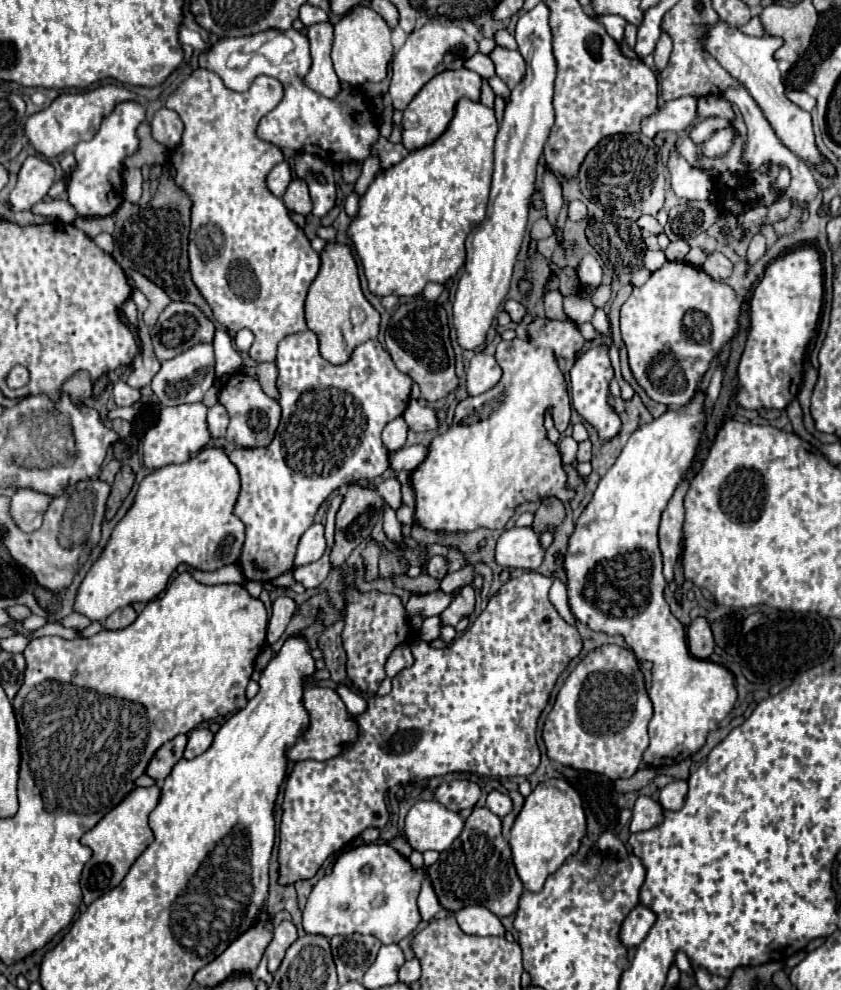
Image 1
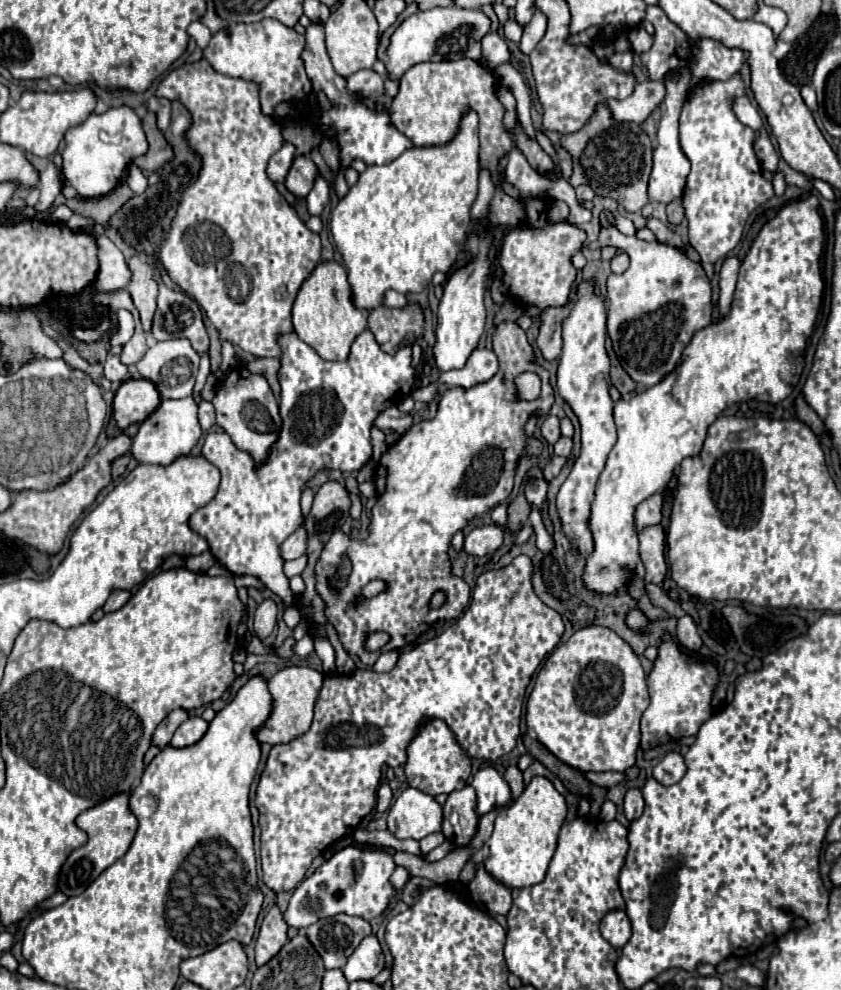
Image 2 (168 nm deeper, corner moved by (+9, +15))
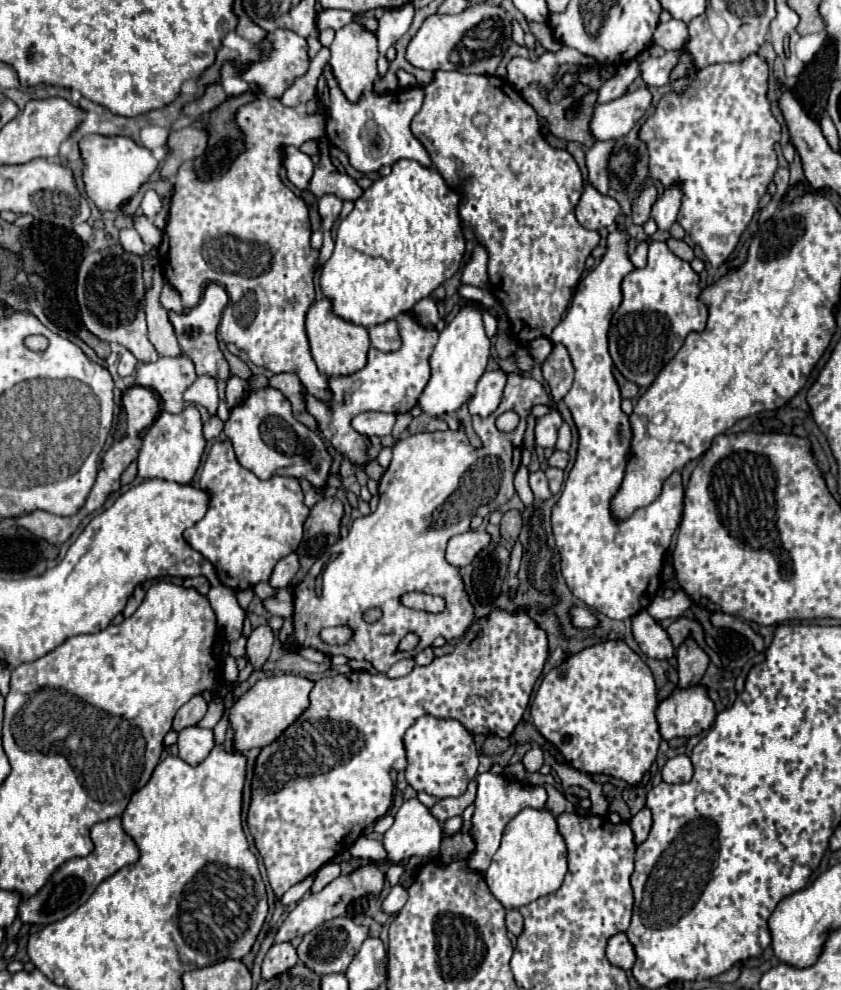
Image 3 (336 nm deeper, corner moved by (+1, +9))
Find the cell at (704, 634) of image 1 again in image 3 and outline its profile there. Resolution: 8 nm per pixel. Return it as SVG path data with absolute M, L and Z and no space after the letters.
M686 637L686 641L678 647L678 687L692 687L700 683L702 675L708 669L708 663L710 661L704 649L692 637Z

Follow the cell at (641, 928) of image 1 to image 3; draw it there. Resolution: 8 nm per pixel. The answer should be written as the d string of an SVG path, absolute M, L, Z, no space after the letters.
M618 933L618 935L612 935L608 939L608 947L606 947L606 957L610 963L622 967L622 969L632 969L634 965L634 959L636 959L636 953L634 953L634 947L632 943L628 941L626 933Z

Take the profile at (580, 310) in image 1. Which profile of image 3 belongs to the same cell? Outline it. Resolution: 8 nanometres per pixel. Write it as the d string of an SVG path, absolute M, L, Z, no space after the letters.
M434 71L434 79L424 87L422 109L412 119L412 133L426 147L448 185L460 189L460 217L488 249L490 287L508 309L514 339L528 343L536 337L550 337L570 305L588 255L600 241L596 231L584 229L574 217L574 207L582 195L582 173L572 155L548 145L540 135L536 111L508 81L494 75Z

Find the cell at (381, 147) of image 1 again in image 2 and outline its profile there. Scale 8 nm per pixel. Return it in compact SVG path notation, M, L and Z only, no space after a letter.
M312 23L306 29L306 49L302 53L302 61L306 65L306 73L312 87L324 91L332 103L332 107L320 115L320 123L332 129L330 137L338 143L340 163L344 167L348 167L354 159L360 159L366 165L386 165L406 149L414 147L414 143L394 127L394 123L390 121L390 113L372 113L372 109L362 103L362 97L346 87L346 79L334 73L324 45L324 27L320 23Z

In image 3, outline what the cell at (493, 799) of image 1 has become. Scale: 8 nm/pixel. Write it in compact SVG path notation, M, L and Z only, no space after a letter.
M490 771L478 775L476 781L478 781L478 797L476 797L474 815L472 815L472 839L476 843L476 853L468 861L466 869L486 871L492 861L492 855L496 853L496 849L500 845L500 837L502 837L502 831L508 825L508 821L526 807L536 807L536 809L544 807L546 791L542 787L524 787L520 781L510 781L510 779L504 779L502 775L490 773Z

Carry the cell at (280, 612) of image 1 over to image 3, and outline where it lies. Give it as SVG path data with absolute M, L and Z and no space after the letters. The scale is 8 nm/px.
M260 625L252 631L252 635L248 637L248 645L246 645L246 657L252 661L252 665L256 669L264 667L264 663L270 657L272 645L274 645L274 631L270 625Z

